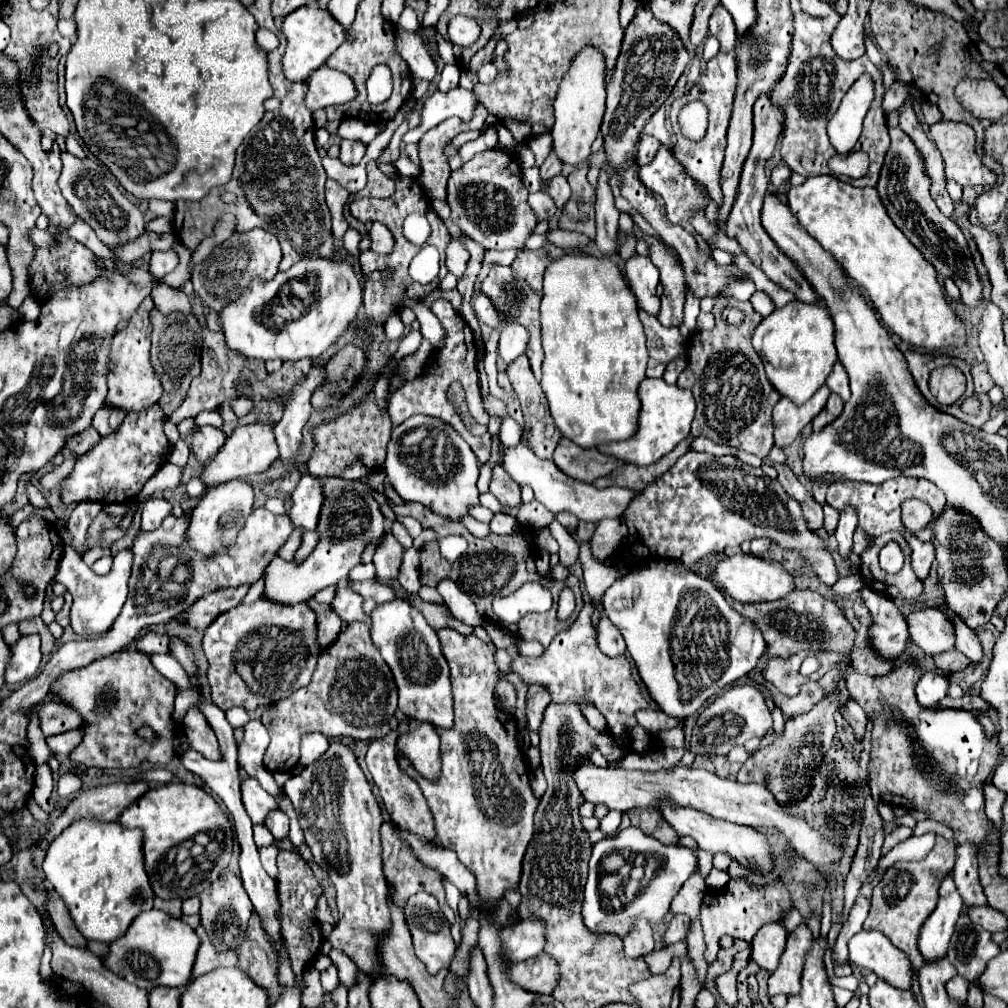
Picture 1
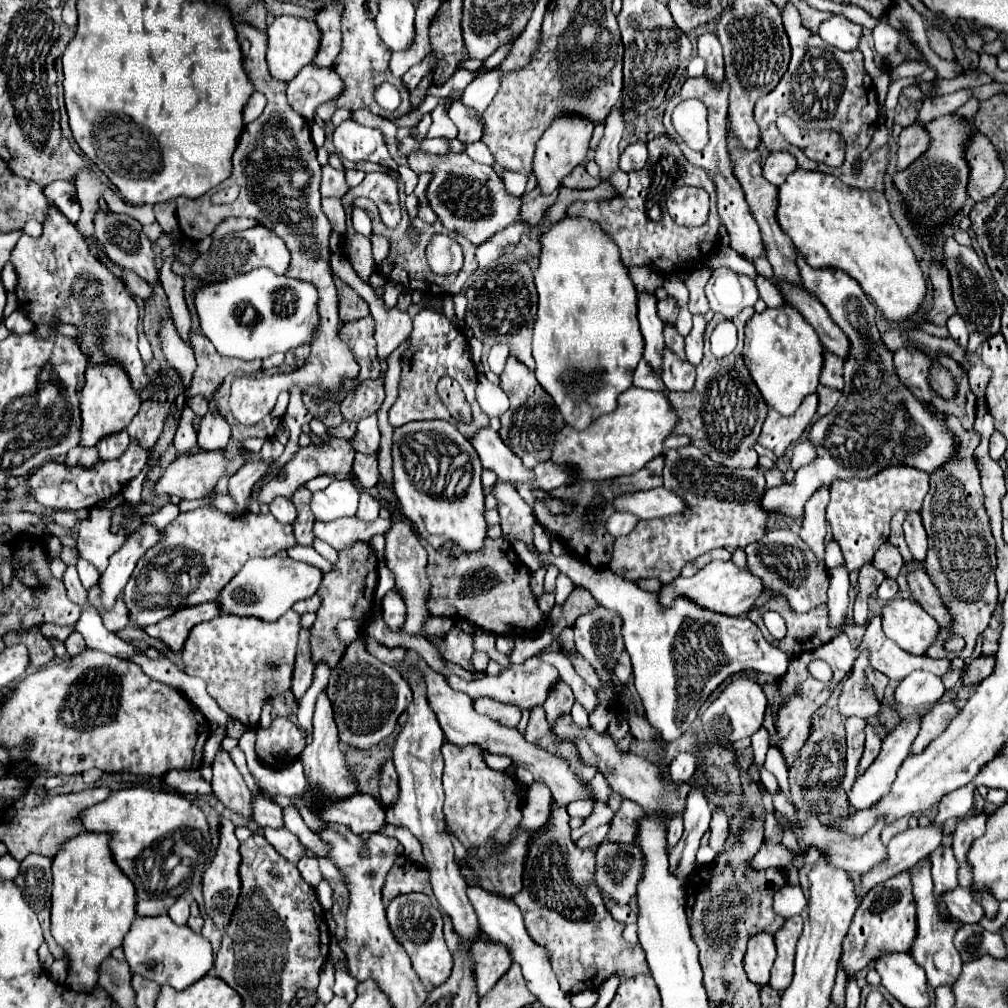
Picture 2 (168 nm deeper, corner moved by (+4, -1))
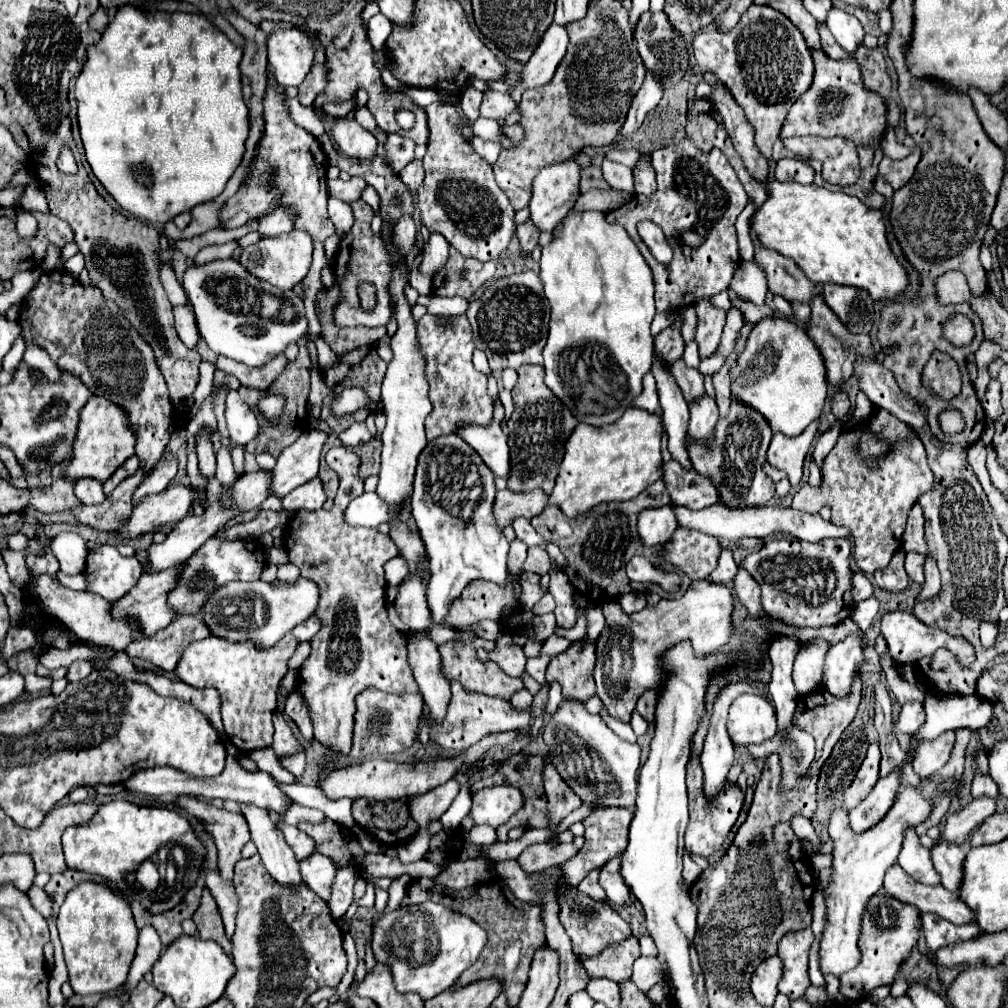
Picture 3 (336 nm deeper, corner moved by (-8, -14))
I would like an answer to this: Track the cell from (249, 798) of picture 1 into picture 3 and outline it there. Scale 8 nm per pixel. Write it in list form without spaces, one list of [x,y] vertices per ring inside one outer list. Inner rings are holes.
[[[278,824],[280,832],[286,838],[286,844],[294,850],[298,860],[304,860],[308,856],[312,856],[316,852],[316,844],[310,836],[306,836],[304,832],[300,832],[296,826],[288,826],[288,824]]]

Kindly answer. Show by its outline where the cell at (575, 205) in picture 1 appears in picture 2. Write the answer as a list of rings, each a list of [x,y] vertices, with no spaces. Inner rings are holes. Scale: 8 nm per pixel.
[[[578,165],[566,179],[562,179],[562,187],[570,187],[570,189],[594,189],[596,185],[600,185],[600,179],[590,177],[584,165]]]

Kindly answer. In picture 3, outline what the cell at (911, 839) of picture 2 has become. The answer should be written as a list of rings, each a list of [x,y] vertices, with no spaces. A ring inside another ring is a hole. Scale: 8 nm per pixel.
[[[988,796],[974,798],[962,810],[948,814],[948,826],[944,828],[942,836],[952,844],[962,844],[970,838],[974,828],[980,826],[994,812],[996,812],[996,800],[994,798],[988,798]]]

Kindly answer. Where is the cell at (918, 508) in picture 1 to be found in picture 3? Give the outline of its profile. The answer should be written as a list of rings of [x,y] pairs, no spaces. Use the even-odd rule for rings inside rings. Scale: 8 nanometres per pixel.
[[[928,556],[926,564],[924,564],[924,584],[922,584],[916,600],[918,602],[932,600],[938,592],[940,592],[940,572],[938,572],[936,564],[932,564],[932,558]]]

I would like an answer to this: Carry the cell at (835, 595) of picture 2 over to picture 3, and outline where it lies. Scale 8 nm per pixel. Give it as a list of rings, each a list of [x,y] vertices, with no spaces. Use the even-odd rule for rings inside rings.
[[[848,636],[844,642],[834,644],[826,656],[824,690],[834,698],[846,698],[864,666],[868,666],[868,660],[862,654],[858,636]]]

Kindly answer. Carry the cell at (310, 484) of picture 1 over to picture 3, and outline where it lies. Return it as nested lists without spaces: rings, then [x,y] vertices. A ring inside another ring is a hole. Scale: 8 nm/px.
[[[364,492],[356,500],[352,500],[344,516],[352,526],[366,526],[366,528],[378,528],[384,522],[386,524],[408,522],[412,518],[410,500],[390,506],[376,492]]]

